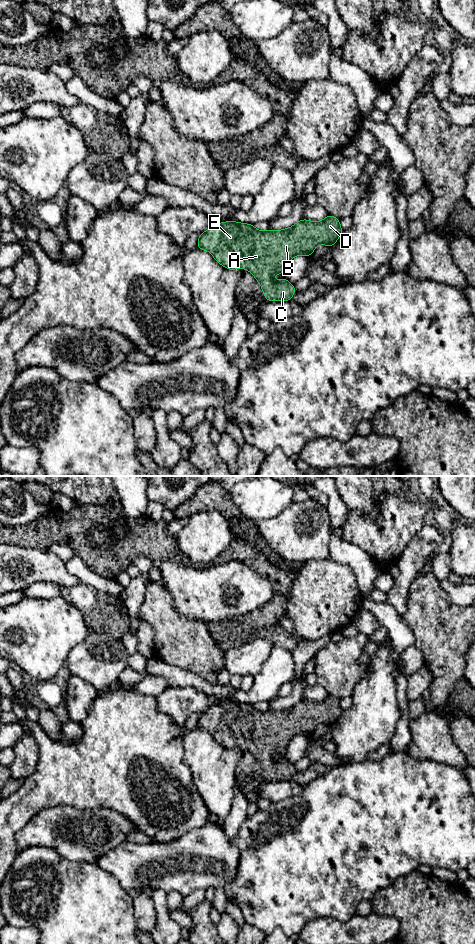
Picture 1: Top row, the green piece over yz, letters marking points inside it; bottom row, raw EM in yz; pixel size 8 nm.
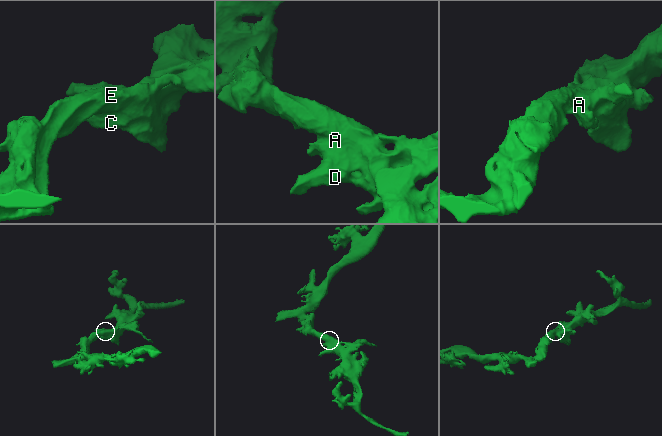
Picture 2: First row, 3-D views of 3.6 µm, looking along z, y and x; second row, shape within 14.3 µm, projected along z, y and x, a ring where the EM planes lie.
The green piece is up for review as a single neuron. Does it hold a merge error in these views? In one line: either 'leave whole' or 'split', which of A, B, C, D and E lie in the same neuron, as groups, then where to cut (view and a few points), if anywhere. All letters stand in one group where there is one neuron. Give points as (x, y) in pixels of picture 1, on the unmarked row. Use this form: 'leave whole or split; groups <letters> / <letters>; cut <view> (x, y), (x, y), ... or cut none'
leave whole; groups A B C D E; cut none

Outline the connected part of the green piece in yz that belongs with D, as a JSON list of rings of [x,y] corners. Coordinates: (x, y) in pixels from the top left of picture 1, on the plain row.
[[[328,694],[321,702],[301,699],[294,706],[278,711],[258,711],[252,704],[226,701],[213,704],[199,714],[197,728],[209,731],[228,750],[243,748],[250,751],[261,765],[266,781],[291,781],[296,773],[294,765],[286,758],[275,762],[272,756],[286,752],[290,740],[295,736],[305,735],[311,738],[319,724],[333,727],[342,713],[340,699]]]

